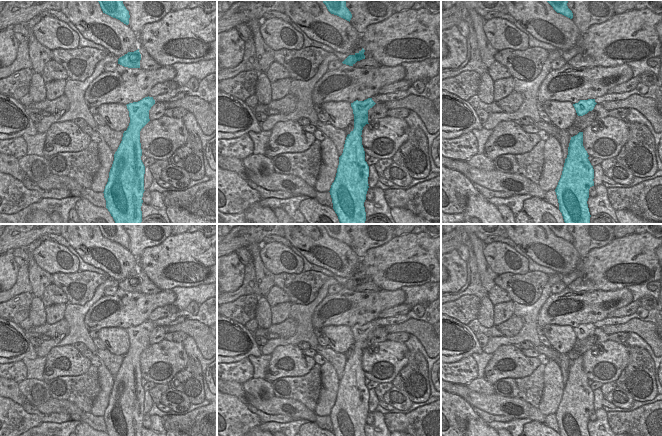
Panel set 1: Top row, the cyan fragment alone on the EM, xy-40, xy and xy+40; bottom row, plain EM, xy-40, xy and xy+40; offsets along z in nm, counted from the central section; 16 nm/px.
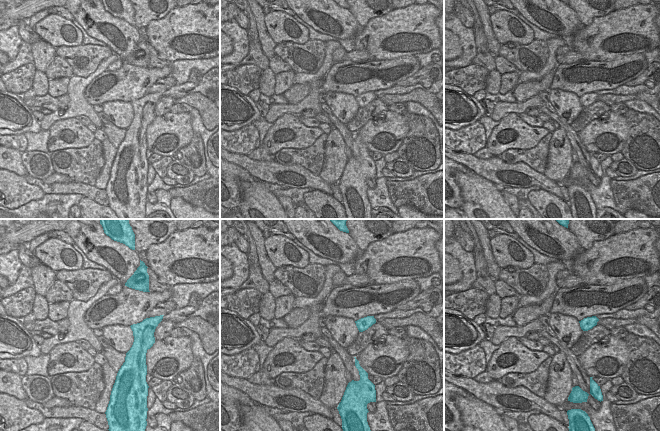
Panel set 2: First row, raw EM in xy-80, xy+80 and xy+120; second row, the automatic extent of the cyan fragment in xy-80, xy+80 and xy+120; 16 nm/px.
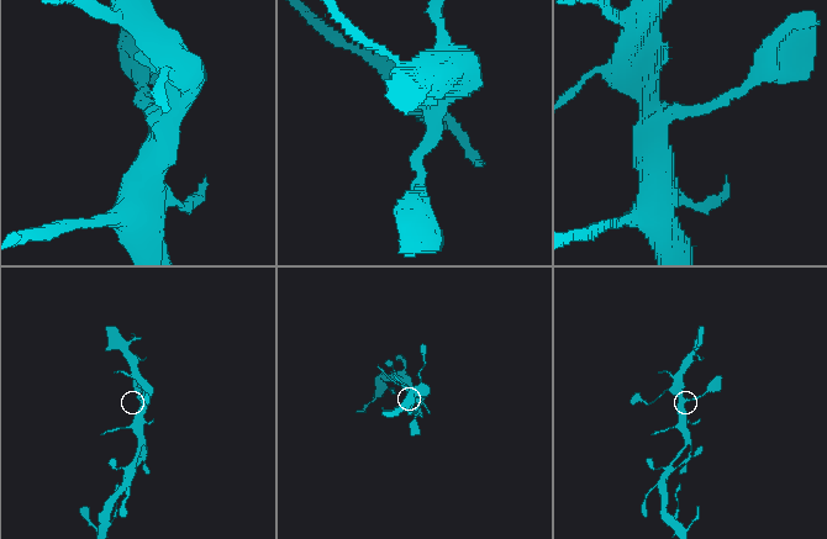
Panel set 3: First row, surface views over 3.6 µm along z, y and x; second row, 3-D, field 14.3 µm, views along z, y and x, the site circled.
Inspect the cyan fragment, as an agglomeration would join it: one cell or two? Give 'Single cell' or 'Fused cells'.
Single cell.

